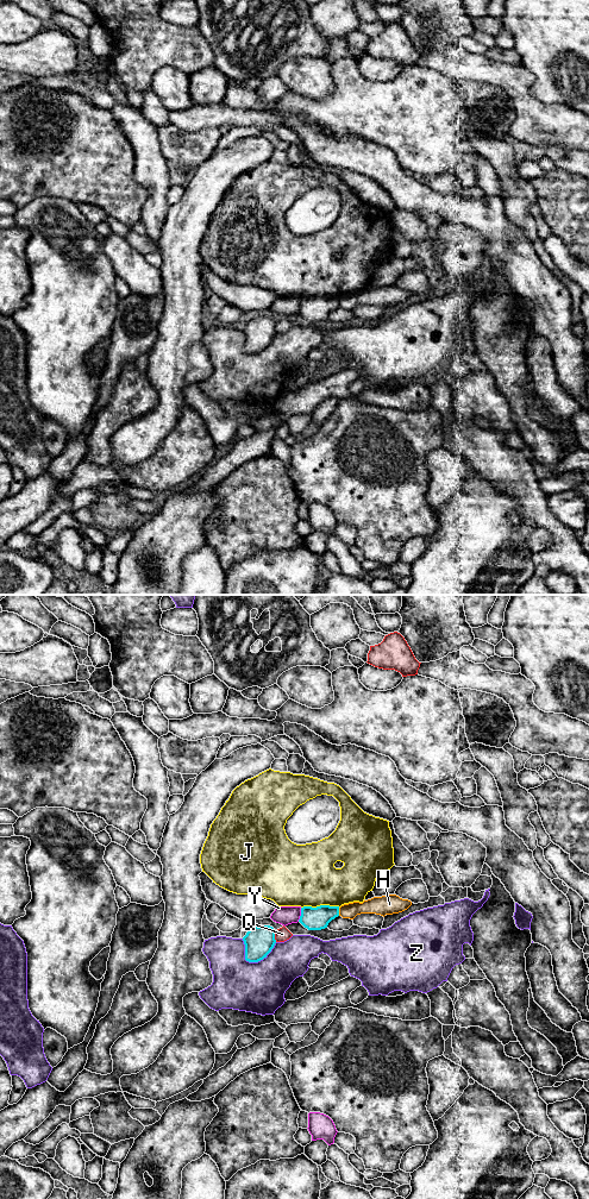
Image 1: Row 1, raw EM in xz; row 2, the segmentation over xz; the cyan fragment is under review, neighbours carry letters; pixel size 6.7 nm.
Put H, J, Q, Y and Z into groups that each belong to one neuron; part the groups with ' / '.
H / J / Q / Y / Z

